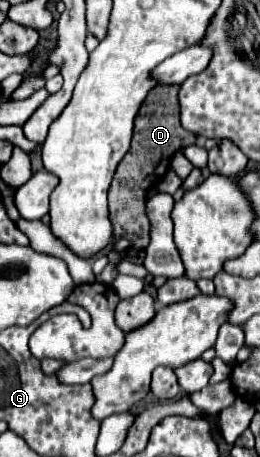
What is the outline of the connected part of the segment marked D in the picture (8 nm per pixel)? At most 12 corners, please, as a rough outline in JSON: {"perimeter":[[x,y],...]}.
{"perimeter":[[158,85],[136,117],[132,147],[108,193],[114,235],[146,249],[146,191],[174,153],[180,85]]}

